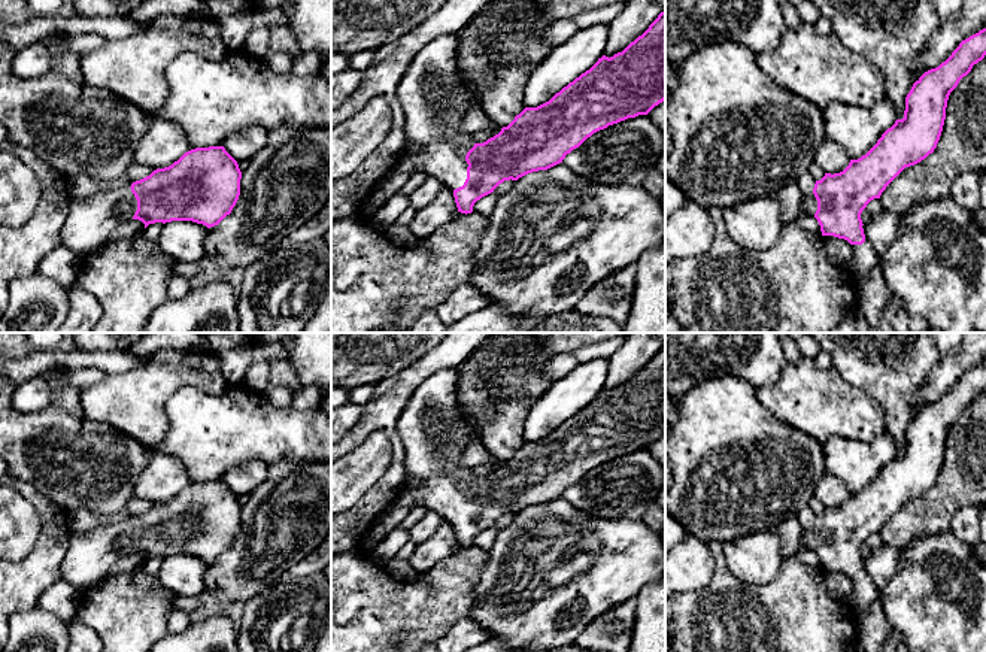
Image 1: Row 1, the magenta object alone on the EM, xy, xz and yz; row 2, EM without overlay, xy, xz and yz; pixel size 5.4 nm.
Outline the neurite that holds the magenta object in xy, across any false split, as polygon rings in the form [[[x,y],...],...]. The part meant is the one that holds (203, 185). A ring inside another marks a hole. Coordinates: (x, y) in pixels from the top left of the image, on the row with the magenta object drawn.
[[[224,146],[195,148],[130,186],[70,198],[61,245],[85,258],[103,248],[124,222],[192,221],[207,228],[231,213],[242,172]]]

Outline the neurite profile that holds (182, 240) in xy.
[[[192,221],[166,222],[158,245],[161,251],[176,263],[192,263],[204,257],[203,240],[207,236],[207,227]]]

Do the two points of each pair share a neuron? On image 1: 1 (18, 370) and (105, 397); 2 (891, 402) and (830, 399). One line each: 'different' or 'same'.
1: different
2: different

